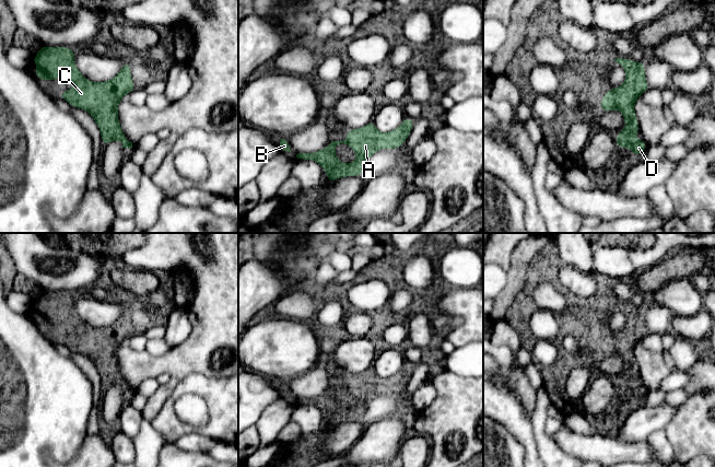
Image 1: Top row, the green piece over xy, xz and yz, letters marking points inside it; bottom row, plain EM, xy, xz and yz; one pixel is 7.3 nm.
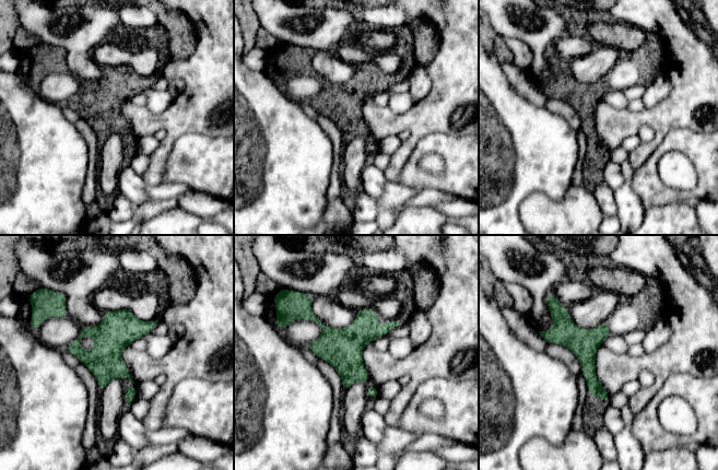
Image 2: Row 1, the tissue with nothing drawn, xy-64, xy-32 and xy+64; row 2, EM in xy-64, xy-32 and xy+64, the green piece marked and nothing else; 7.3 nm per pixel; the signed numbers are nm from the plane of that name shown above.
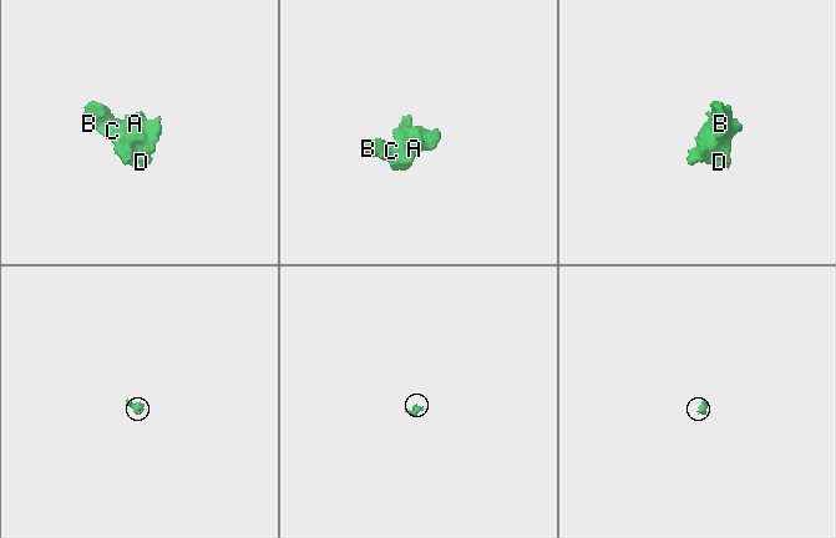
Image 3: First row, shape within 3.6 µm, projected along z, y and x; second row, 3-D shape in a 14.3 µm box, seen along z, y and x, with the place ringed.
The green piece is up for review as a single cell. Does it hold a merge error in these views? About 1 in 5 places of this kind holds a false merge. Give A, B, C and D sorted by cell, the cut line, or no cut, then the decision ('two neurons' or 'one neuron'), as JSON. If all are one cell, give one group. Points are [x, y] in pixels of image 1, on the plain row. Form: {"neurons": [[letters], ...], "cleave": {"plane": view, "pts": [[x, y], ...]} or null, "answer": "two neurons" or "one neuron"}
{"neurons": [["A", "B", "C", "D"]], "cleave": null, "answer": "one neuron"}

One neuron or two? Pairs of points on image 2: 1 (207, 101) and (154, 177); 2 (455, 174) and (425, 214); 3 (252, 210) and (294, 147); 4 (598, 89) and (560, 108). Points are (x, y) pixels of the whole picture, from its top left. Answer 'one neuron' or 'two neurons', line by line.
1: one neuron
2: two neurons
3: one neuron
4: two neurons

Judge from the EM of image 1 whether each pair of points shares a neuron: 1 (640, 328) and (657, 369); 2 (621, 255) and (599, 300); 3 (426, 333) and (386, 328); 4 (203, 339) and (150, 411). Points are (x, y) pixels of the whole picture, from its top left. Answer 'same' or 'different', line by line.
1: different
2: different
3: same
4: same

